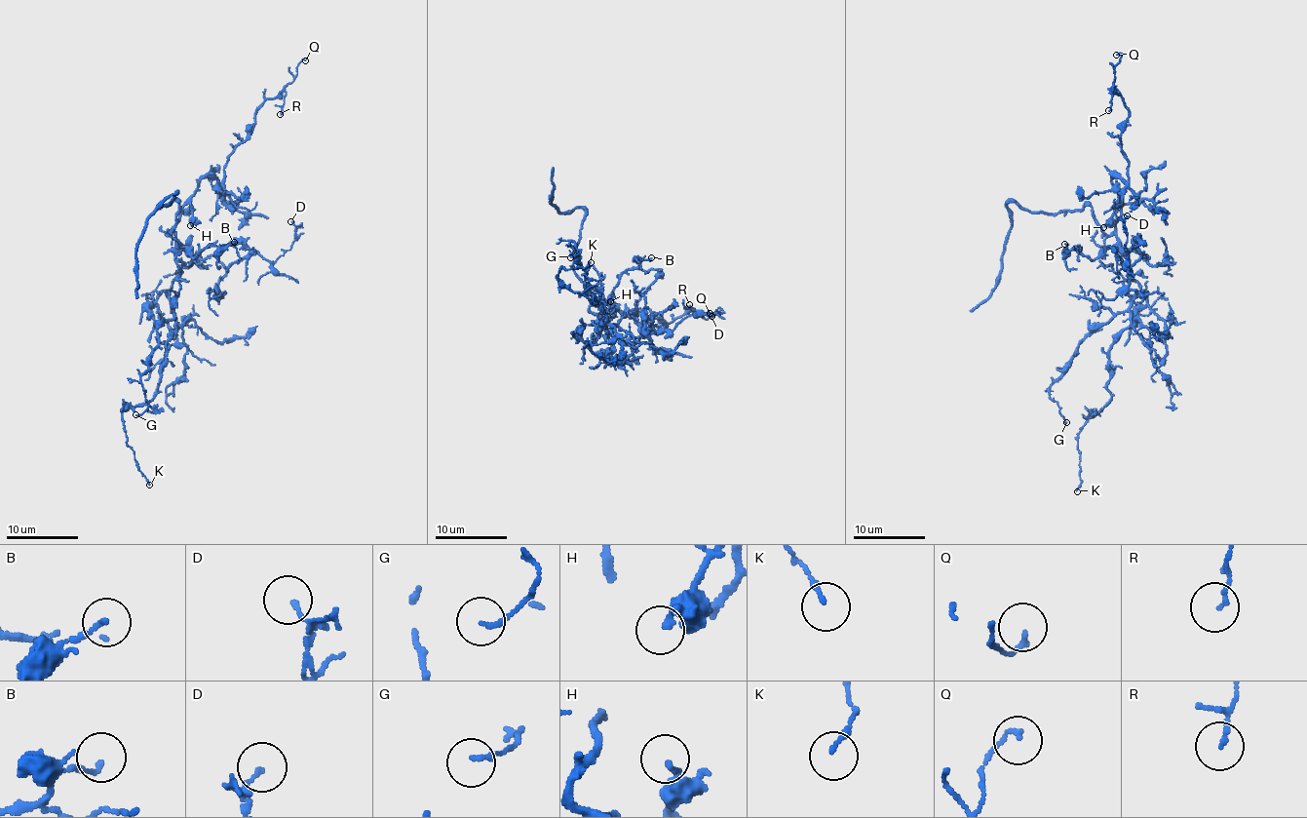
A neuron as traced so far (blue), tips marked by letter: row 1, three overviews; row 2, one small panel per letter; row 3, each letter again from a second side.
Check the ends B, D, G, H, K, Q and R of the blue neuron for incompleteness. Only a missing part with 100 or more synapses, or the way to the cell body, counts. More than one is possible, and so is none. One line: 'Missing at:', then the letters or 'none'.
Missing at: none

